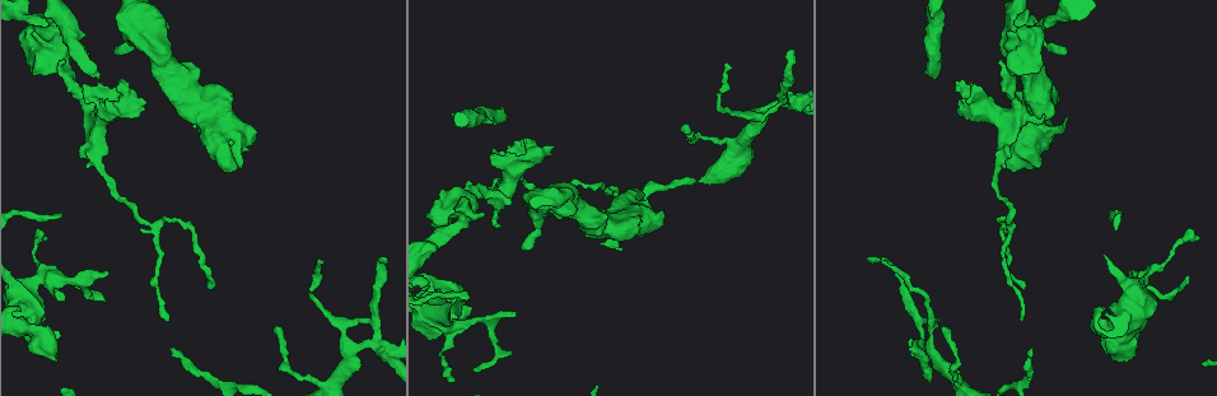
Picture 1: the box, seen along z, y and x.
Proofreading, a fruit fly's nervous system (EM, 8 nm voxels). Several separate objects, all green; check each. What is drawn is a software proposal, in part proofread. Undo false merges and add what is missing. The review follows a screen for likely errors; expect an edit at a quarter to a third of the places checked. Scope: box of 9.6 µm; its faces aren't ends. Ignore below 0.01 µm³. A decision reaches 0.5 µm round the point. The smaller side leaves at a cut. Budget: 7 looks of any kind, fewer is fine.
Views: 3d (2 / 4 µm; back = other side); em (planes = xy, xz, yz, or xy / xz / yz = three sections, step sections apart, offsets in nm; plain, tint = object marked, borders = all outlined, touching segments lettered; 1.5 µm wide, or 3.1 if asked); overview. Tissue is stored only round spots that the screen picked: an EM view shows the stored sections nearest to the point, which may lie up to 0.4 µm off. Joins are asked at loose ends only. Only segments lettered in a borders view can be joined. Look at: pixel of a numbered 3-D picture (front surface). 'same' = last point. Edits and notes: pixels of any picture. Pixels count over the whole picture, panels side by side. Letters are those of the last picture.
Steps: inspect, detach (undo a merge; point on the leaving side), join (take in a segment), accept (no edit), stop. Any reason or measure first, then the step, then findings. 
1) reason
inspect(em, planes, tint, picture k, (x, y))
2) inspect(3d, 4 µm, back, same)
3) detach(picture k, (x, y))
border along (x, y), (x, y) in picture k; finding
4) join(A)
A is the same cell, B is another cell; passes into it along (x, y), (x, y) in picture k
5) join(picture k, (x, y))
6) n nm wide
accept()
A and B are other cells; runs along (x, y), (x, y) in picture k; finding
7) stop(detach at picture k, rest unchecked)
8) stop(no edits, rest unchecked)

branch stops here
inspect(em, yz, step 8, borders, picture 1, (1130, 275))

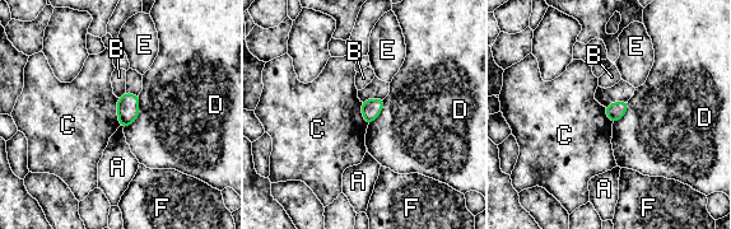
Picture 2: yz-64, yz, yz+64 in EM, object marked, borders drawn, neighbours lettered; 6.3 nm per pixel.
inspect(em, xz, step 4, borders, same)

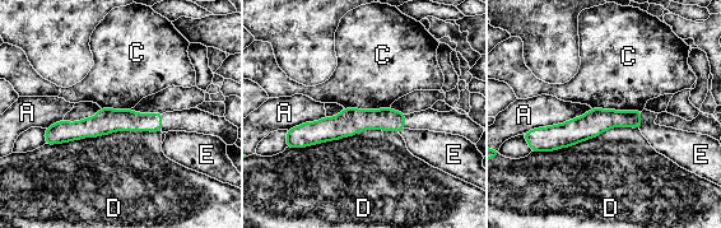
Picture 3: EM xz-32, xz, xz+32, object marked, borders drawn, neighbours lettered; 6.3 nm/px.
160 nm wide
accept()
A, C, D and E are other cells; runs along (401, 116), (289, 133) in picture 3; none of them fits

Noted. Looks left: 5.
sudden change in width
inspect(3d, 4 µm, picture 1, (41, 343))

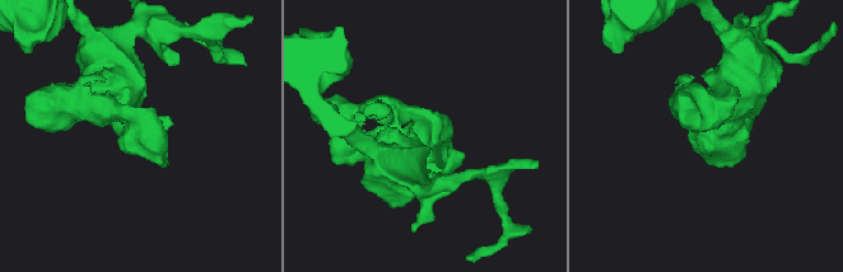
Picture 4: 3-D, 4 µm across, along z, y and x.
inspect(em, planes, borders, picture 4, (423, 140))

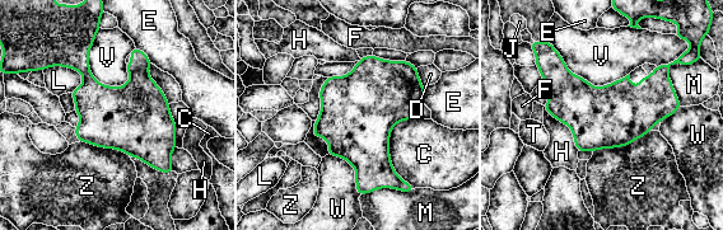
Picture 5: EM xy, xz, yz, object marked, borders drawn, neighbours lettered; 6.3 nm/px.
400 nm wide; C touches over 440 nm
accept()
C, D, E, F, H, J, L, M, T, V, W and Z are other cells; all the same neuron

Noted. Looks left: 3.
branch stops here
inspect(3d, 2 µm, back, picture 1, (618, 250))

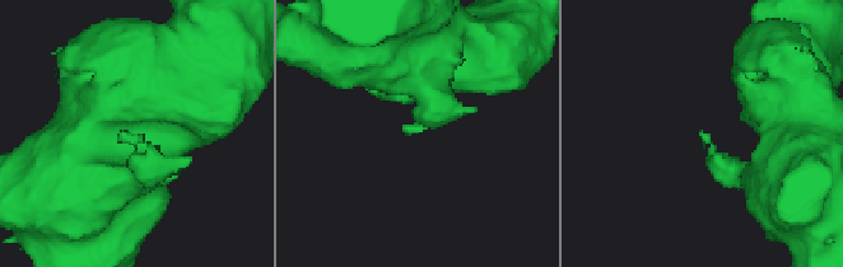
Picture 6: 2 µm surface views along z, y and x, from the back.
shape alone is not enough
inspect(em, planes, borders, picture 6, (413, 132))

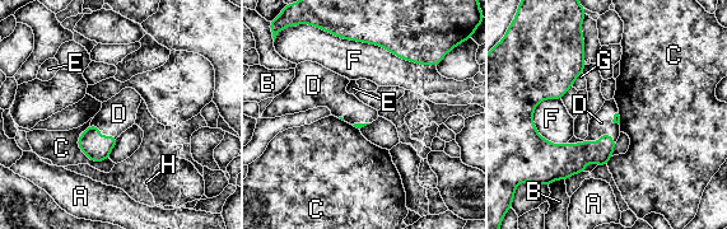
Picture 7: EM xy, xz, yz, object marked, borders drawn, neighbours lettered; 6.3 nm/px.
join(D)
D is the same cell, A, B, C, E, F, G and H are other cells; passes into it along (560, 162), (593, 141), (601, 122) in picture 7; it goes on there

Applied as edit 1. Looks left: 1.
stop(join at picture 7, rest unchecked)

